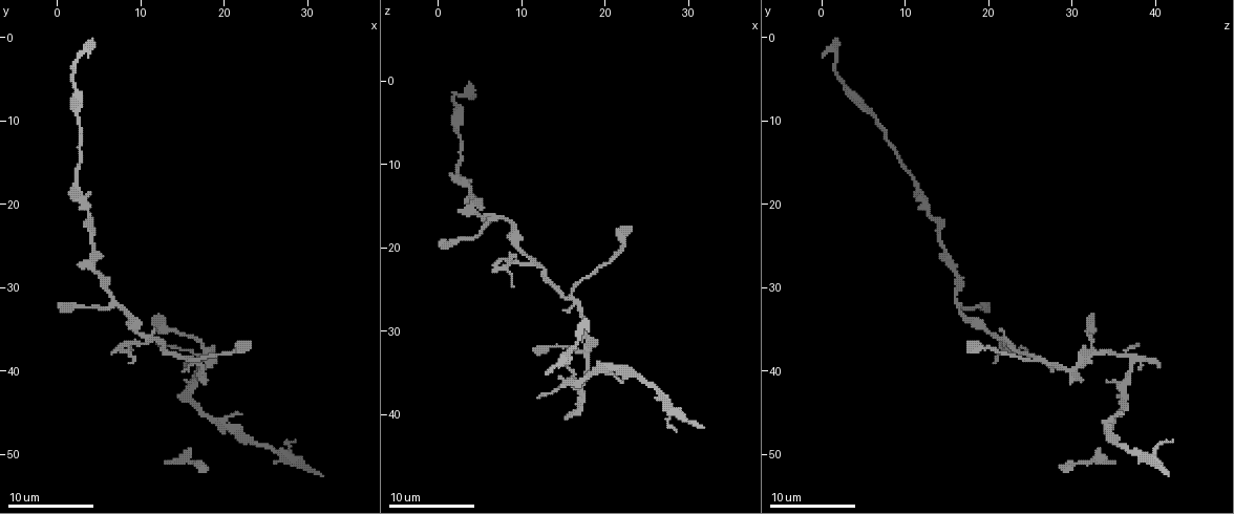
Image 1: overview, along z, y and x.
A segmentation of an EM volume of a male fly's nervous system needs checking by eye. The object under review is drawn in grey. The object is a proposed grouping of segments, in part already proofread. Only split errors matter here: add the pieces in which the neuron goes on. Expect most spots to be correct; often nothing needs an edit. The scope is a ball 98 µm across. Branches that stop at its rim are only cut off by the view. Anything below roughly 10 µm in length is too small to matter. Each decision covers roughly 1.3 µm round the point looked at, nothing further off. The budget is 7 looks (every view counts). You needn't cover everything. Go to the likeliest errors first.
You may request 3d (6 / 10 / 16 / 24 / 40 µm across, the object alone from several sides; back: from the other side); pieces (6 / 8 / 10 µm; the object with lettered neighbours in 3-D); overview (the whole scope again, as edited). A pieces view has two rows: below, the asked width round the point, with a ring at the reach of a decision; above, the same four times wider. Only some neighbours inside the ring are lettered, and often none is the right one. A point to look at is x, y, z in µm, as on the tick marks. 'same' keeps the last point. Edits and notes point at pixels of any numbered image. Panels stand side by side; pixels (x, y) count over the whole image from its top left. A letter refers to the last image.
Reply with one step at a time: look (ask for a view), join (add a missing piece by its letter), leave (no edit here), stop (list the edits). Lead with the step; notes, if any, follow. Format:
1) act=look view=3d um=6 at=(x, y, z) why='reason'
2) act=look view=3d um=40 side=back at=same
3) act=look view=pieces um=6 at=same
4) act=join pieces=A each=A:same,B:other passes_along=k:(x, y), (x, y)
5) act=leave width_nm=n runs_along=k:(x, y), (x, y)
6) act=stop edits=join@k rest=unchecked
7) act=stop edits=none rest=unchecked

act=look view=3d um=6 at=(23.2, 36.8, 17.8) why='branch stops here'

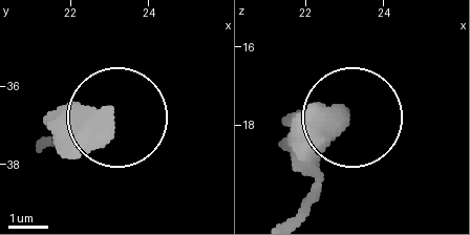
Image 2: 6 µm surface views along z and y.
act=look view=pieces um=8 at=(22.90, 36.75, 17.70)

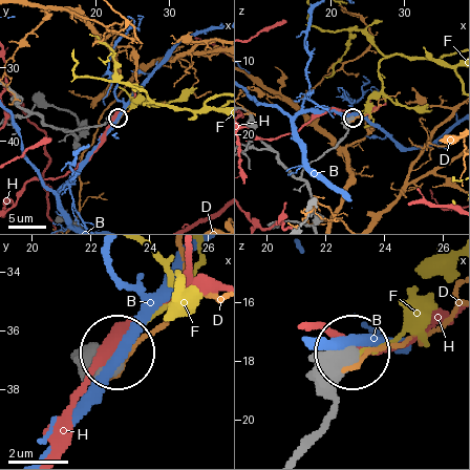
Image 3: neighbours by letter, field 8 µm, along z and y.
act=leave width_nm=440 each=B:other,D:other,F:other,H:other runs_along=3:(31, 113), (67, 132), (116, 118) found='no lettered piece goes on from it'

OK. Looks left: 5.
act=look view=3d um=6 at=(17.6, 51.6, 28.8) why='branch stops here'

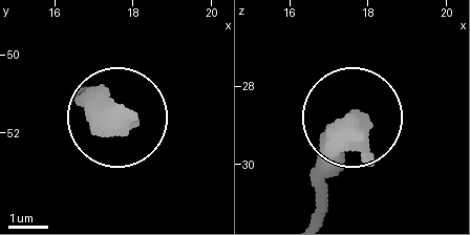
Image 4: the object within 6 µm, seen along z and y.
act=look view=pieces um=6 at=(17.65, 51.55, 28.85) why='what lies round it'

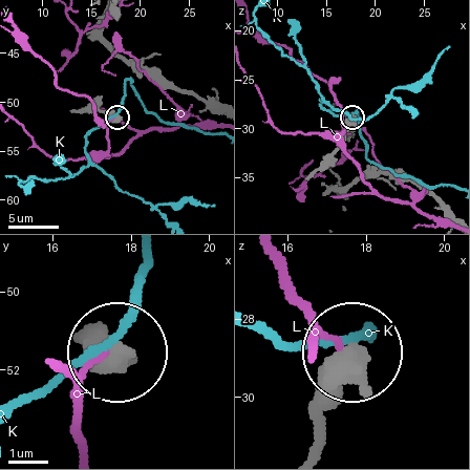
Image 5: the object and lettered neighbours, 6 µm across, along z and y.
act=leave each=K:other,L:other found='no lettered piece goes on from it'

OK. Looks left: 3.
act=look view=3d um=6 at=(17.0, 41.2, 31.2) why='an open end'

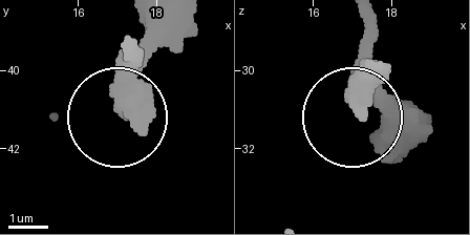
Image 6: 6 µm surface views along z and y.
act=look view=pieces um=10 at=same

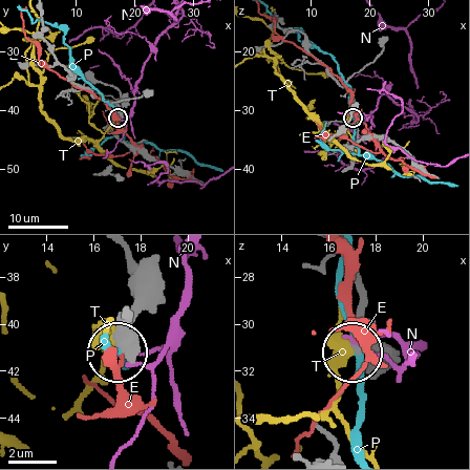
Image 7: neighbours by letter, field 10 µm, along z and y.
act=leave each=E:other,N:other,P:other,T:other found='none of them fits'

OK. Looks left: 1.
act=look view=pieces um=6 at=(0.2, 32.2, 19.8) why='branch stops here'

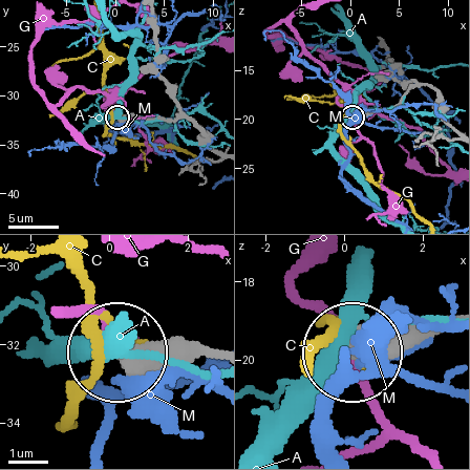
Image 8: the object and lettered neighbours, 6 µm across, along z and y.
act=leave each=A:other,C:other,G:other,M:other found='no lettered piece goes on from it'

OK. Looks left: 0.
act=stop edits=none rest=unchecked

